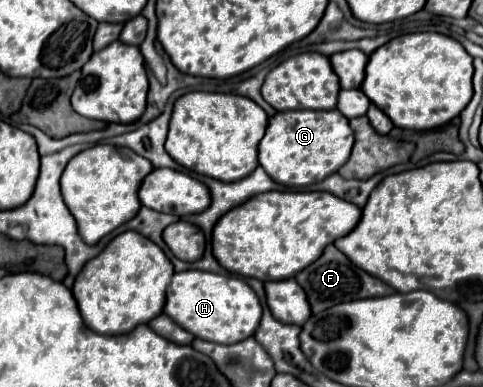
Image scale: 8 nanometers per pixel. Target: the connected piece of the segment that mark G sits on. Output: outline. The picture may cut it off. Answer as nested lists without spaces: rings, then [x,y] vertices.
[[[286,110],[270,118],[264,138],[260,140],[260,166],[274,178],[274,182],[304,188],[334,174],[350,156],[354,132],[346,118],[334,110]]]

